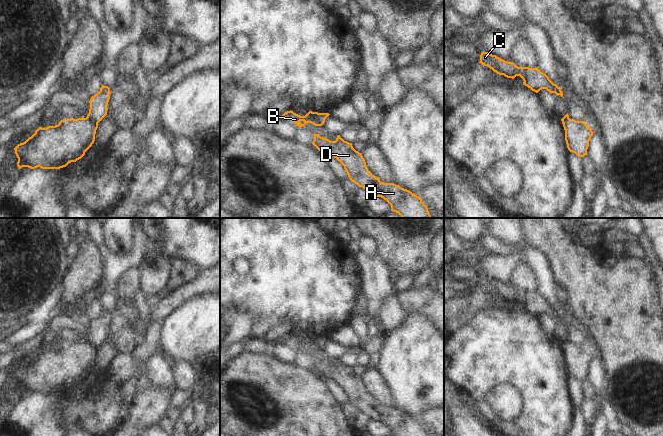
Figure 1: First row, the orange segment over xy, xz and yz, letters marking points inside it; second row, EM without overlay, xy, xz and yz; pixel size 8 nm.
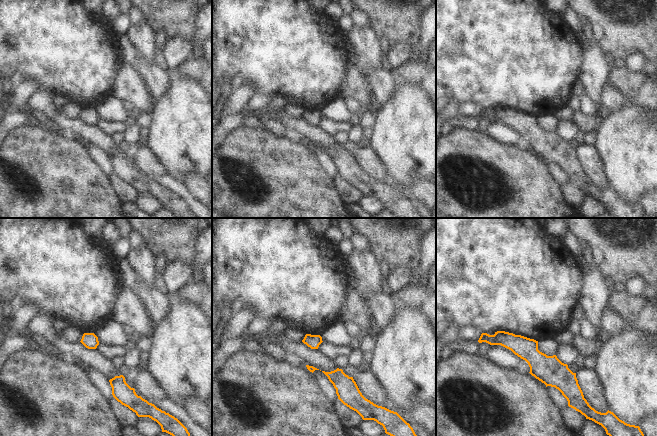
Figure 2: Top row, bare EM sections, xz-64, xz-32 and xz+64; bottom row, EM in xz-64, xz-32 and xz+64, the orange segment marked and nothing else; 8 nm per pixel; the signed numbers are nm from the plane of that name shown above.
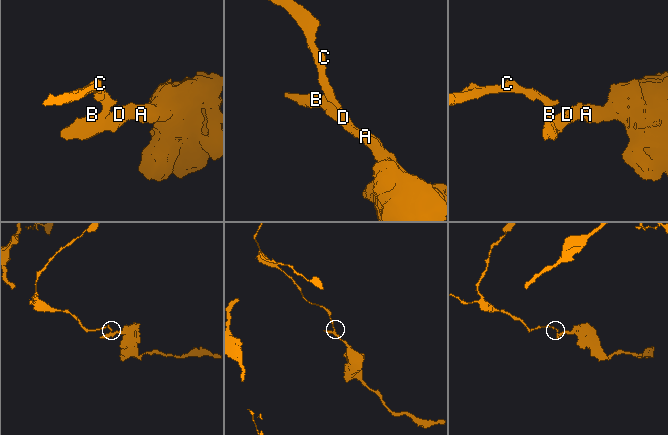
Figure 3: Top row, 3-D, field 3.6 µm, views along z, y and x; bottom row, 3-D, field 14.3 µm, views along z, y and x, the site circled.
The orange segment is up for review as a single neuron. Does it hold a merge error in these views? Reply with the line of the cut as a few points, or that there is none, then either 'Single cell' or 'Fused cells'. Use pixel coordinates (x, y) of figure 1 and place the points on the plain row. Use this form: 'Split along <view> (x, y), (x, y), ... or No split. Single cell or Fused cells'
Split along xz (311, 336), (314, 343), (321, 349). Fused cells.

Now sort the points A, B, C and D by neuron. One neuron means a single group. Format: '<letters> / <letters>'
A B D / C

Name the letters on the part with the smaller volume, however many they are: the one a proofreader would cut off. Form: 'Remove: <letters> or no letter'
Remove: C

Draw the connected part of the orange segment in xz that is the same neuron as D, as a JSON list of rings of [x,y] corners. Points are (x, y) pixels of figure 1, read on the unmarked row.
[[[314,358],[312,368],[322,377],[329,377],[336,382],[348,398],[349,403],[365,413],[370,421],[386,424],[393,436],[429,436],[421,421],[394,407],[381,406],[367,392],[362,377],[356,375],[352,367],[337,359],[335,365]]]

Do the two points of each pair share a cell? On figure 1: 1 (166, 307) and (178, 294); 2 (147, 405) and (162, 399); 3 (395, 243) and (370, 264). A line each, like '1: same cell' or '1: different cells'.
1: same cell
2: same cell
3: different cells

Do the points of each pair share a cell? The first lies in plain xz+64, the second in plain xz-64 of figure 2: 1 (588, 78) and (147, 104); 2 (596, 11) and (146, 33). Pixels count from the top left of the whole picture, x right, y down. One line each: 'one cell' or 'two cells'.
1: two cells
2: two cells

